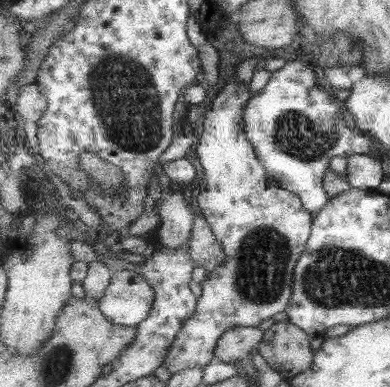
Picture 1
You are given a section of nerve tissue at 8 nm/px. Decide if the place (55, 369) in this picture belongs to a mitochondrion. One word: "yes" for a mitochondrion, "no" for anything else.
yes

